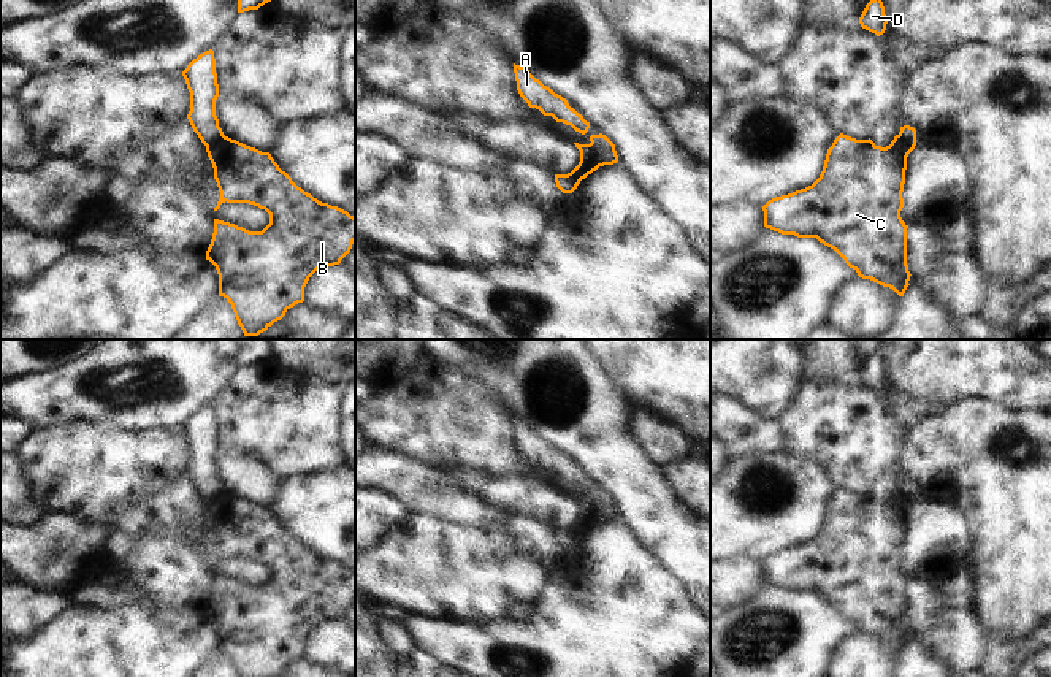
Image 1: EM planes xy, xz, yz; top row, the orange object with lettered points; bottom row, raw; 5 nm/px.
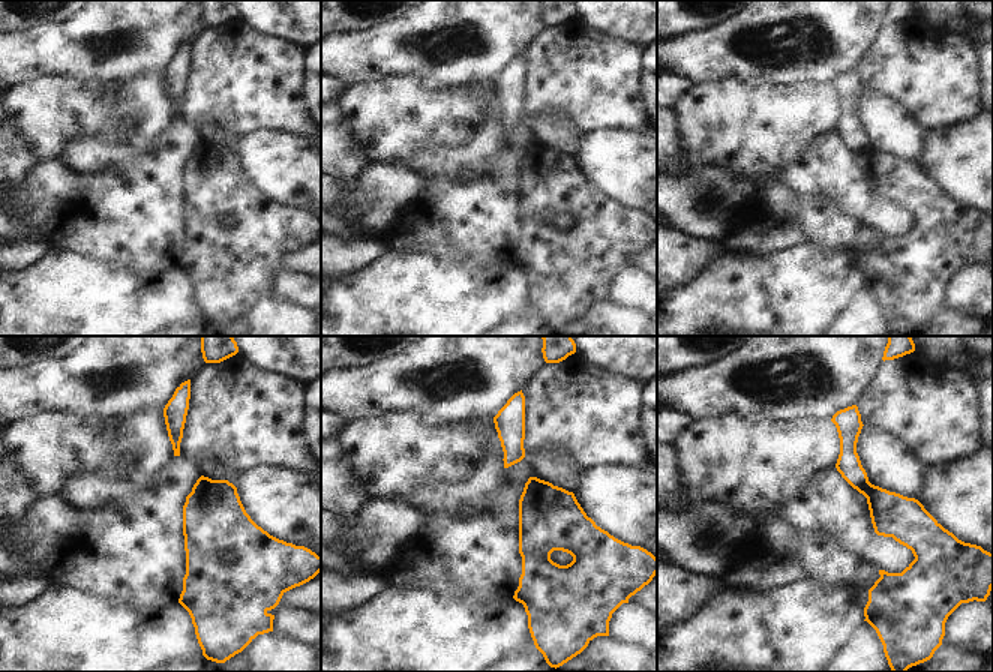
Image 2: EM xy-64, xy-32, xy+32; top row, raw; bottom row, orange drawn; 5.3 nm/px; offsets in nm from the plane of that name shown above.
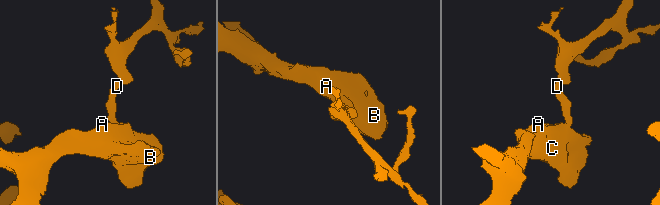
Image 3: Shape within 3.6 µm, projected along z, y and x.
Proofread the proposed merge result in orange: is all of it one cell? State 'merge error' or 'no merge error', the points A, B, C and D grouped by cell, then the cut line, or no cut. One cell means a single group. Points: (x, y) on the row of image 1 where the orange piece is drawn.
merge error | A B C / D | xy (222, 133), (206, 146)

